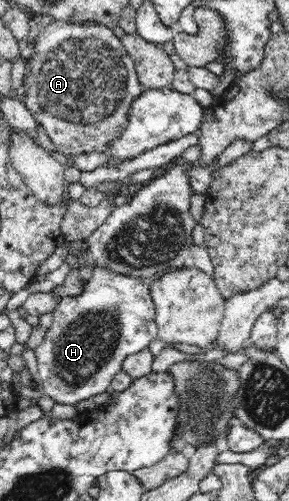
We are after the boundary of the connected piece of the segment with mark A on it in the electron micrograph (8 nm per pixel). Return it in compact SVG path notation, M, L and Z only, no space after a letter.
M53 20L41 28L41 33L31 43L35 45L35 53L27 60L26 73L30 74L30 80L34 76L34 82L27 86L23 98L26 108L46 130L55 150L65 156L80 152L104 152L106 142L120 136L126 128L126 116L132 100L145 90L122 41L106 25Z

